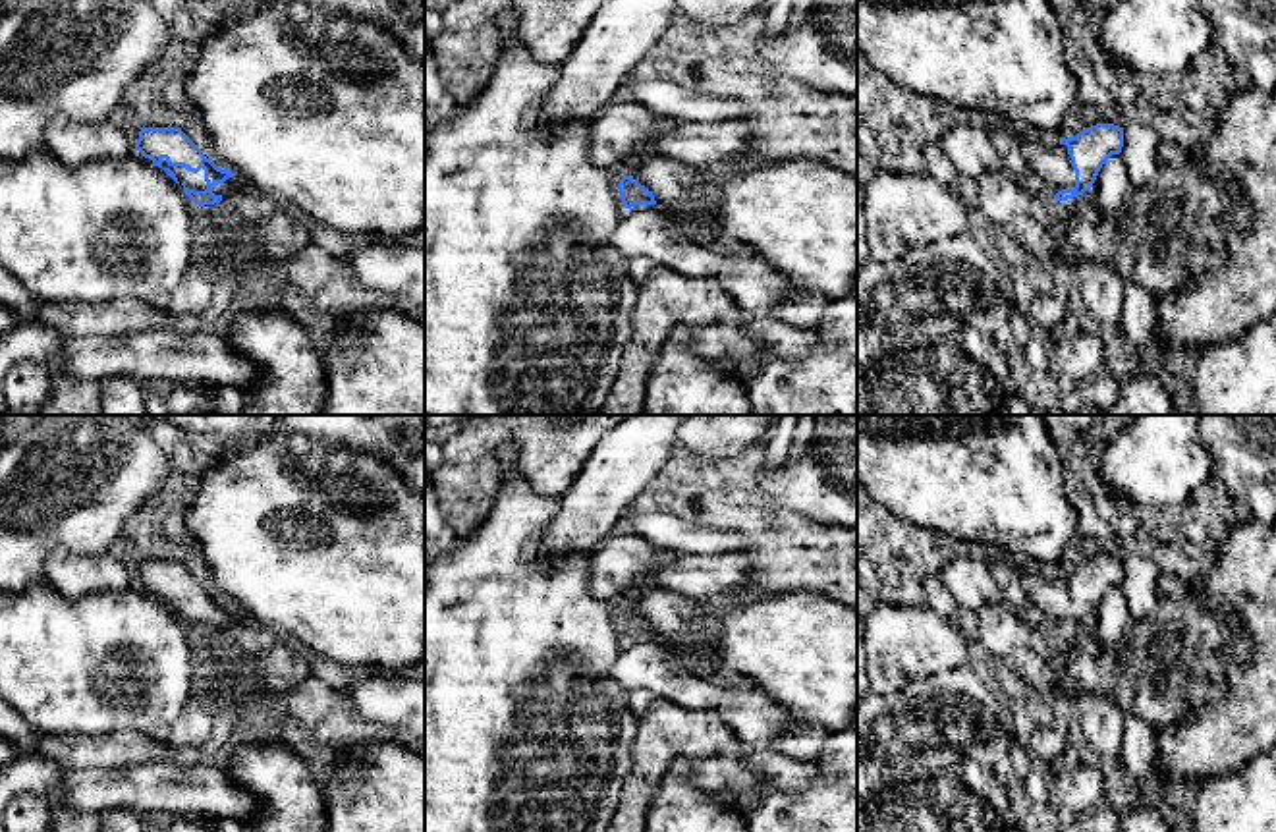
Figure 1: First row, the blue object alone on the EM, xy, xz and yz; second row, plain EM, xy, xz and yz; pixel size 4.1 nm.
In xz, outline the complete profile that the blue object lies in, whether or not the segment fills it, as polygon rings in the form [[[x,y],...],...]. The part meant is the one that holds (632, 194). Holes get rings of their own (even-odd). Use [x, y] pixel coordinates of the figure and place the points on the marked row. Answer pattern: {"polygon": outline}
{"polygon": [[[624,176],[618,183],[618,189],[625,208],[637,205],[656,205],[652,191],[641,185],[633,176]]]}

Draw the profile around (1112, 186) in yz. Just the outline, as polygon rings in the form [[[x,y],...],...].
[[[1112,154],[1100,168],[1095,183],[1093,197],[1098,210],[1112,220],[1118,220],[1125,212],[1127,197],[1131,193],[1131,178],[1127,164],[1120,154]]]

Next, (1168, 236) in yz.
[[[1189,141],[1164,145],[1156,178],[1143,187],[1131,185],[1125,212],[1118,220],[1098,210],[1093,187],[1054,205],[1058,237],[1054,266],[1066,264],[1077,272],[1085,261],[1108,263],[1123,282],[1139,284],[1154,299],[1170,297],[1226,264],[1226,232],[1218,216],[1237,208],[1239,203],[1237,189],[1214,181],[1193,158]]]

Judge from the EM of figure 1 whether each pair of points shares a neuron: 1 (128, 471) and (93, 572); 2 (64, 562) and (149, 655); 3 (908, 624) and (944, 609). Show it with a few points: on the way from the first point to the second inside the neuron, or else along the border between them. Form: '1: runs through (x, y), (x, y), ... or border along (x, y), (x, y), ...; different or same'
1: border along (55, 547), (87, 554), (107, 553); different
2: border along (49, 580), (70, 599), (120, 591), (136, 582); different
3: border along (925, 605), (956, 622); different

